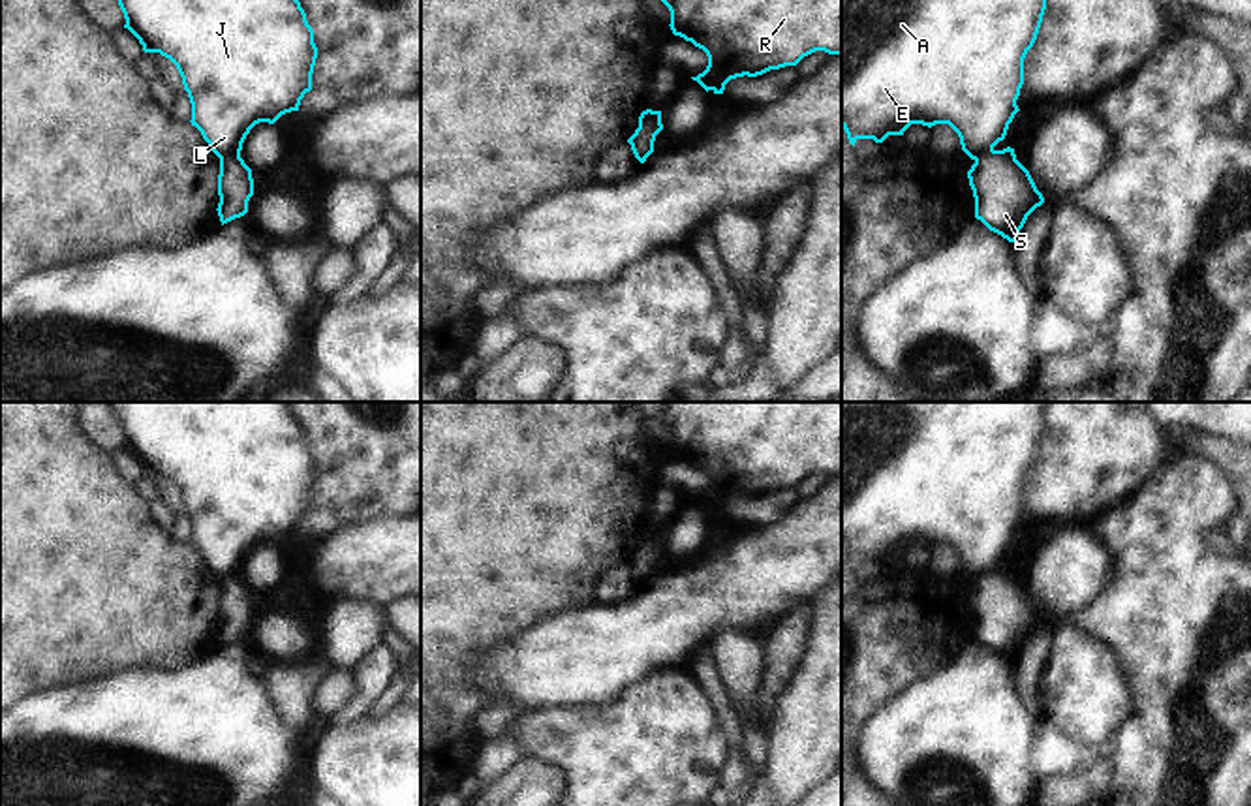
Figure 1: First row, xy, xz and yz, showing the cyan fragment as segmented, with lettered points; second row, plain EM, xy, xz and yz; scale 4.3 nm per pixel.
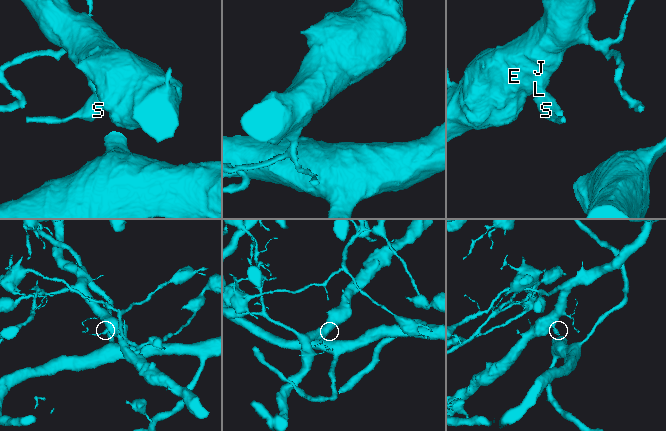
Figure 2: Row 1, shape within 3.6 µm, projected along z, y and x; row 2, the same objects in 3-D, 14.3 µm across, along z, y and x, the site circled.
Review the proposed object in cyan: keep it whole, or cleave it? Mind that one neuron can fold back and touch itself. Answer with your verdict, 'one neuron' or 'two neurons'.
two neurons

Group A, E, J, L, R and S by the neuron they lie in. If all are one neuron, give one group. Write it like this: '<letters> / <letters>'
A E J L R / S

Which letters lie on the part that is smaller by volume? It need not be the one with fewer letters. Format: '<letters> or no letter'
S.

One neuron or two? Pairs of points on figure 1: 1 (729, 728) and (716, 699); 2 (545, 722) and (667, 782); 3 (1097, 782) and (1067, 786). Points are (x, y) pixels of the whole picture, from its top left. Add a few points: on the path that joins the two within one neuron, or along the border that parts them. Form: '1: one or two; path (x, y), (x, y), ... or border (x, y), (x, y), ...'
1: one; path (727, 720), (722, 707)
2: one; path (575, 739), (598, 746), (620, 761), (637, 761)
3: one; path (1090, 786), (1075, 786)

